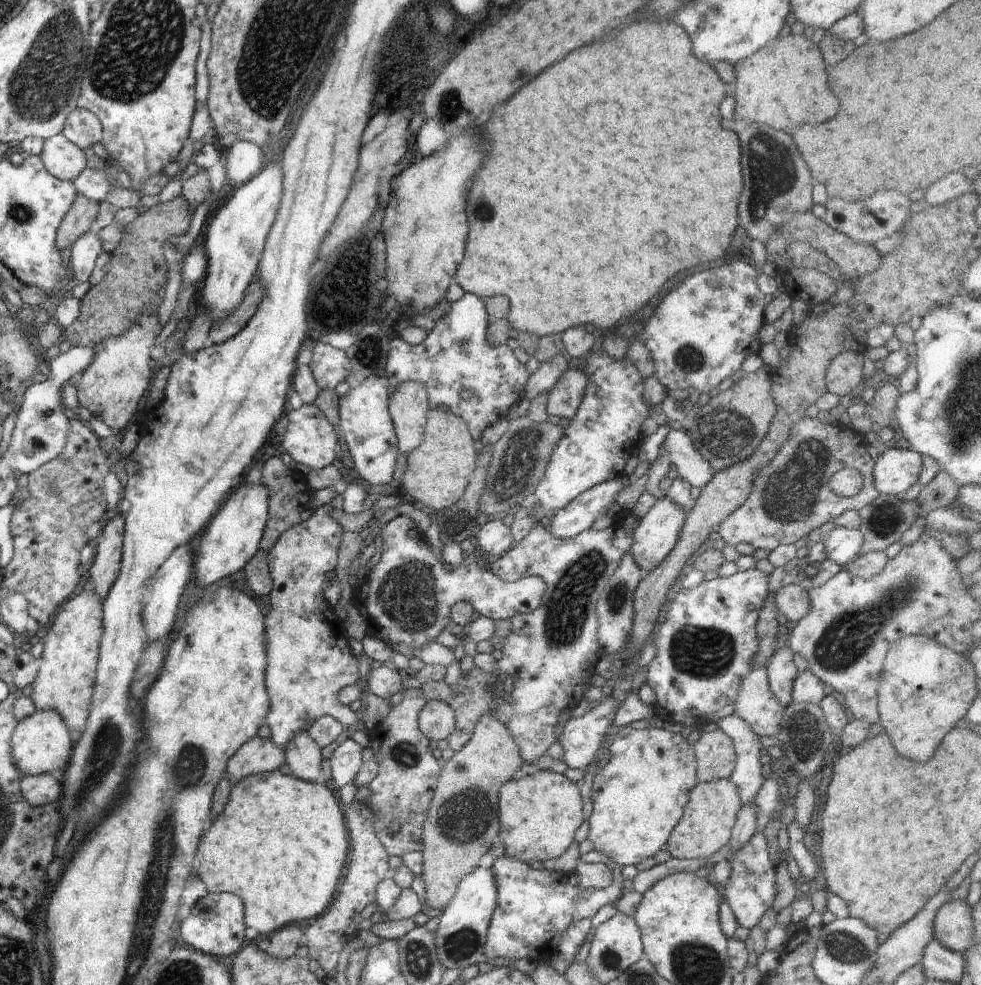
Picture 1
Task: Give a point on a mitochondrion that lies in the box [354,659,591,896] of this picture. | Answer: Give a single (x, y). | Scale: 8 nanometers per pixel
(465, 818)

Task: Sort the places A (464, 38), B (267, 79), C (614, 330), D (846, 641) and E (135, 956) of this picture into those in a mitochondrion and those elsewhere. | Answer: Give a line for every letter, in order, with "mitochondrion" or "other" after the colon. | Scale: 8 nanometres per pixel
A: other
B: mitochondrion
C: other
D: mitochondrion
E: mitochondrion

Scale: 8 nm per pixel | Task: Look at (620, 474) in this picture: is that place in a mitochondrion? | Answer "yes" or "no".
no

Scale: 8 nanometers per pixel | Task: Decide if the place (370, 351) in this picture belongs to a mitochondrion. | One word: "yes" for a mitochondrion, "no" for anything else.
yes

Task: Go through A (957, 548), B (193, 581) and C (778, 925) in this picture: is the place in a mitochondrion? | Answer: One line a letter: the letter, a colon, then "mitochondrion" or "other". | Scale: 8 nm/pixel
A: other
B: other
C: other

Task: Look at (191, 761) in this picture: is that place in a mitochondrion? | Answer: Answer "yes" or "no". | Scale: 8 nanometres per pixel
yes

